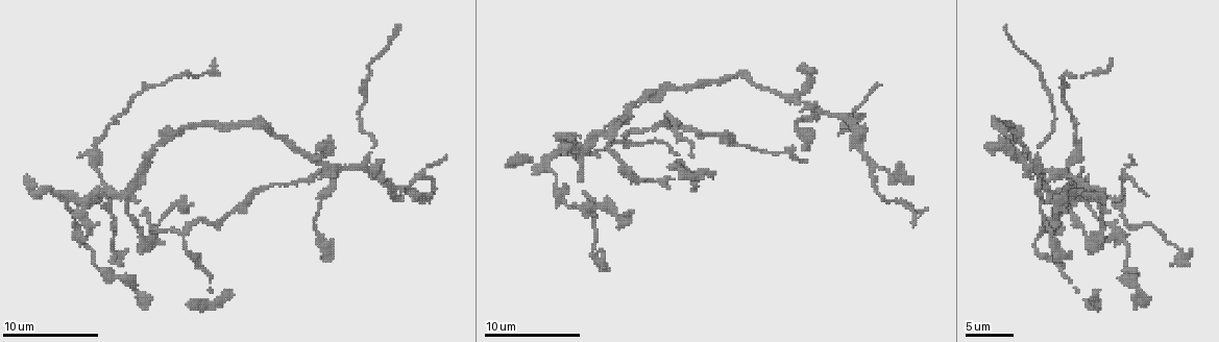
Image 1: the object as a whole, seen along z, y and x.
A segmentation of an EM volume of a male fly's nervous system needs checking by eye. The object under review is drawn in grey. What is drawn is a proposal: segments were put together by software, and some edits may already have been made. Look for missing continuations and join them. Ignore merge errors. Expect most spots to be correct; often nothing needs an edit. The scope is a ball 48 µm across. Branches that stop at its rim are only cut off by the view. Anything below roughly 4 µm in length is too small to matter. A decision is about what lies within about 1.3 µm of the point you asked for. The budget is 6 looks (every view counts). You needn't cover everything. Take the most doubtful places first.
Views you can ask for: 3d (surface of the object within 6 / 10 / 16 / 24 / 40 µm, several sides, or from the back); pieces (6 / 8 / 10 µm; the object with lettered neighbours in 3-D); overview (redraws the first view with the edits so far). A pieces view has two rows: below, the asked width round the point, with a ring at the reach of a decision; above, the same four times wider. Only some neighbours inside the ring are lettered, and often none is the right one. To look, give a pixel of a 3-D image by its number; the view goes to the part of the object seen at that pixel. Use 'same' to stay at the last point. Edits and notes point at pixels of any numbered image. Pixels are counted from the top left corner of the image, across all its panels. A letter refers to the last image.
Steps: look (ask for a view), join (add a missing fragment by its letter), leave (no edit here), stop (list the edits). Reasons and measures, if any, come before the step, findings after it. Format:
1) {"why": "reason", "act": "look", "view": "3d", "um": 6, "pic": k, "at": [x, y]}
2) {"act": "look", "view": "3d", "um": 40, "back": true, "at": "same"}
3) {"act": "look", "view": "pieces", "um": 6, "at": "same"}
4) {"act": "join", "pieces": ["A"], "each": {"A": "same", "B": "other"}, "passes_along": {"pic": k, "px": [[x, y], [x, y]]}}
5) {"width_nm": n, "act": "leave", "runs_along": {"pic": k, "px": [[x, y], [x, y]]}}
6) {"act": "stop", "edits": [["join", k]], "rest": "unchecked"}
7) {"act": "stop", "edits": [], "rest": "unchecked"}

{"act": "look", "view": "pieces", "um": 8, "pic": 1, "at": [807, 160]}

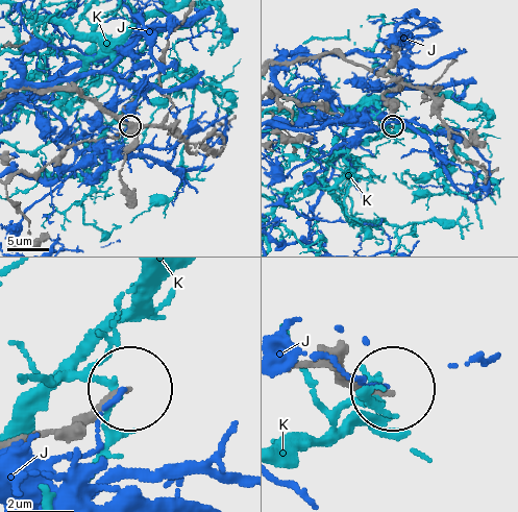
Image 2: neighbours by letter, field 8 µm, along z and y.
{"act": "leave", "each": {"J": "other", "K": "other"}, "runs_along": {"pic": 2, "px": [[282, 363], [324, 363], [389, 388]]}, "found": "no lettered fragment goes on from it"}

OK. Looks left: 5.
{"act": "look", "view": "pieces", "um": 8, "pic": 1, "at": [1112, 59]}

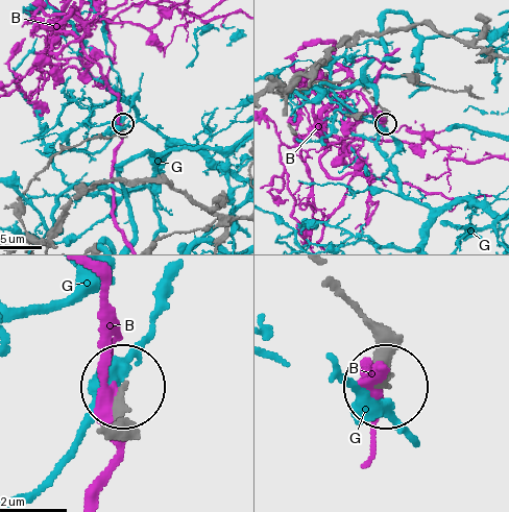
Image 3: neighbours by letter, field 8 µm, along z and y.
{"act": "leave", "each": {"B": "other", "G": "other"}, "runs_along": {"pic": 3, "px": [[23, 191], [53, 156], [90, 140], [118, 136], [122, 123]]}, "found": "no lettered fragment goes on from it"}

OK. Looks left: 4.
{"why": "branch stops here", "act": "look", "view": "pieces", "um": 6, "pic": 1, "at": [861, 116]}

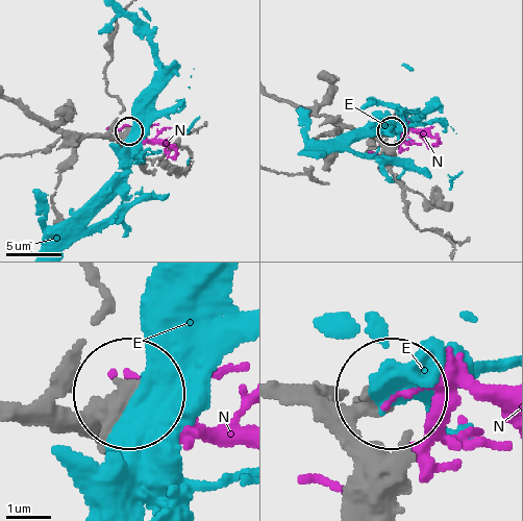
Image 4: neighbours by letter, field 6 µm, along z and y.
{"act": "leave", "each": {"E": "other", "N": "other"}, "runs_along": {"pic": 4, "px": [[283, 383], [351, 406], [392, 399]]}, "found": "none of them fits"}

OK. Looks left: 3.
{"act": "stop", "edits": [], "rest": "unchecked"}

